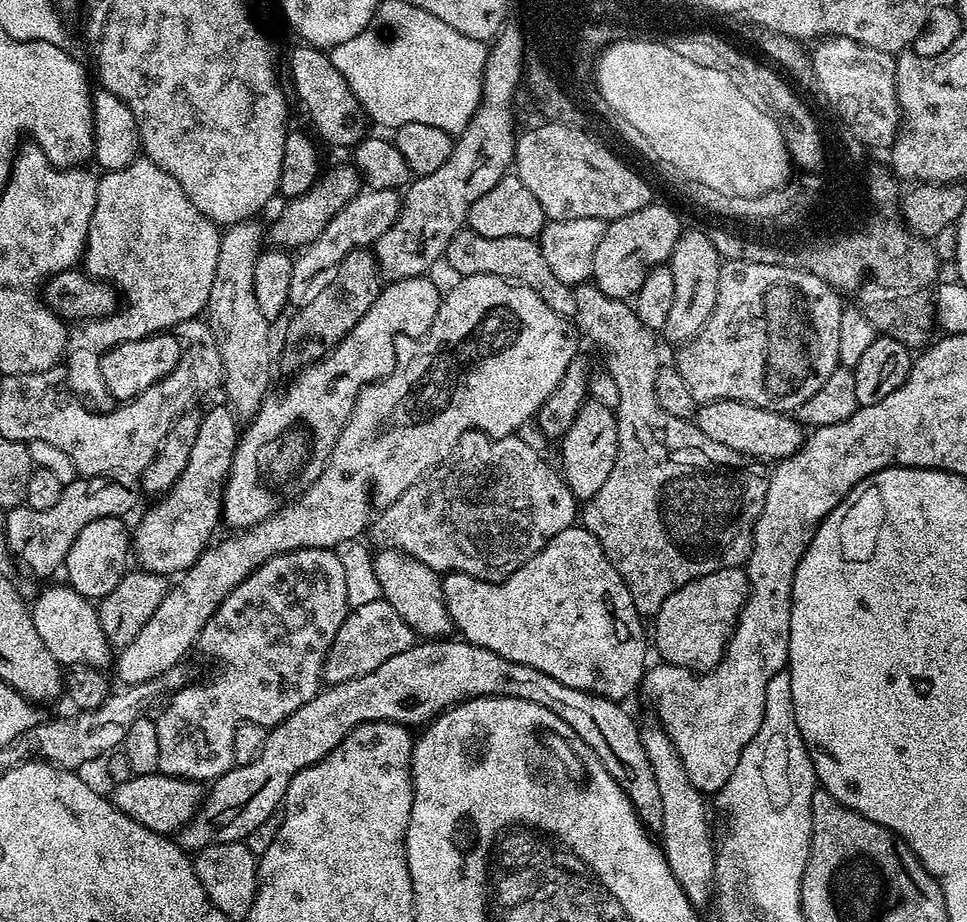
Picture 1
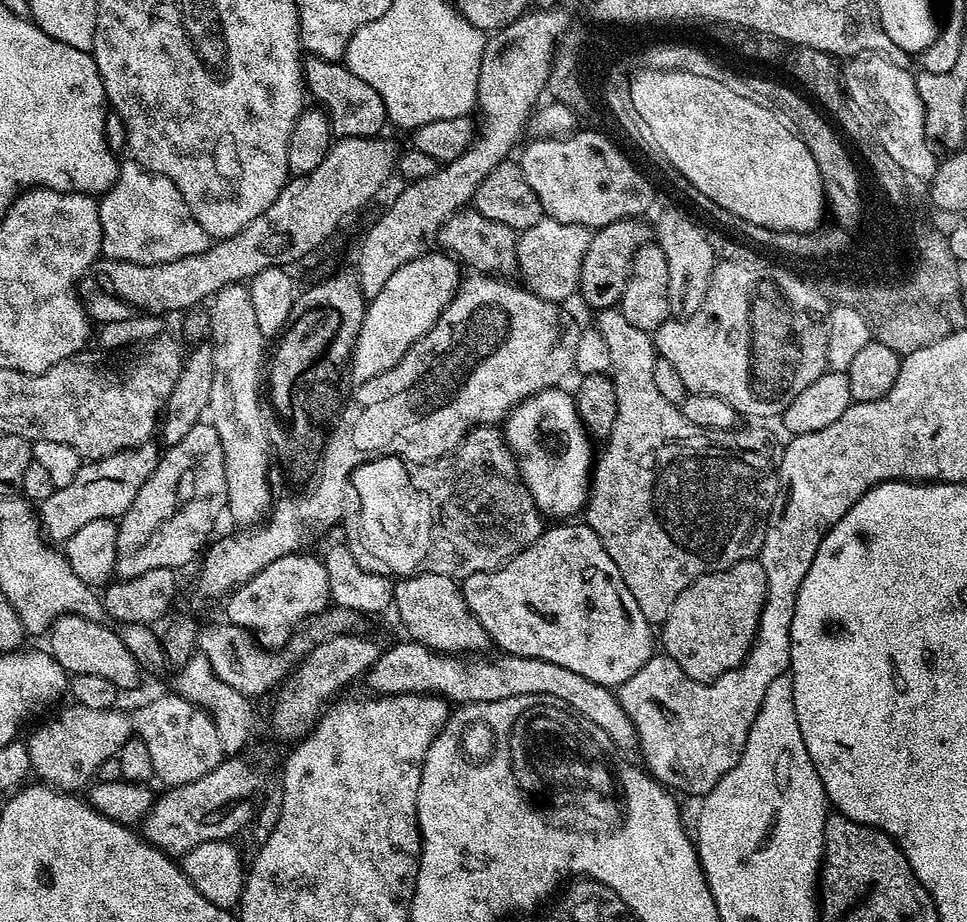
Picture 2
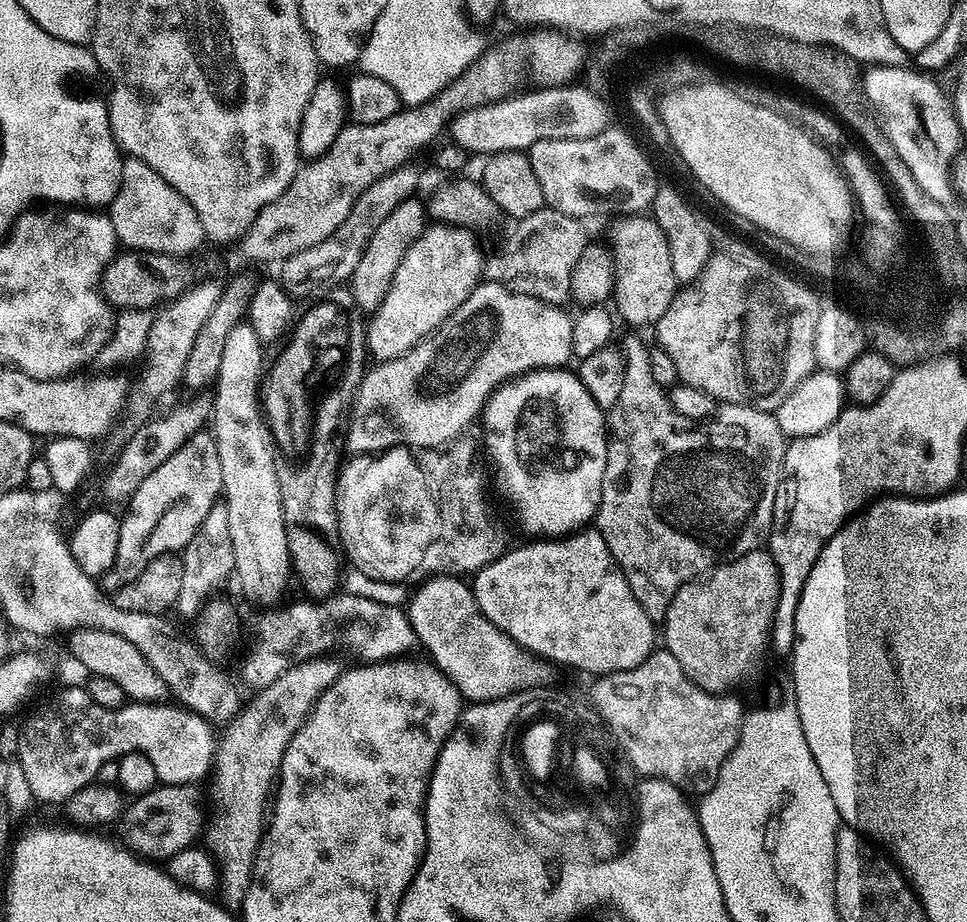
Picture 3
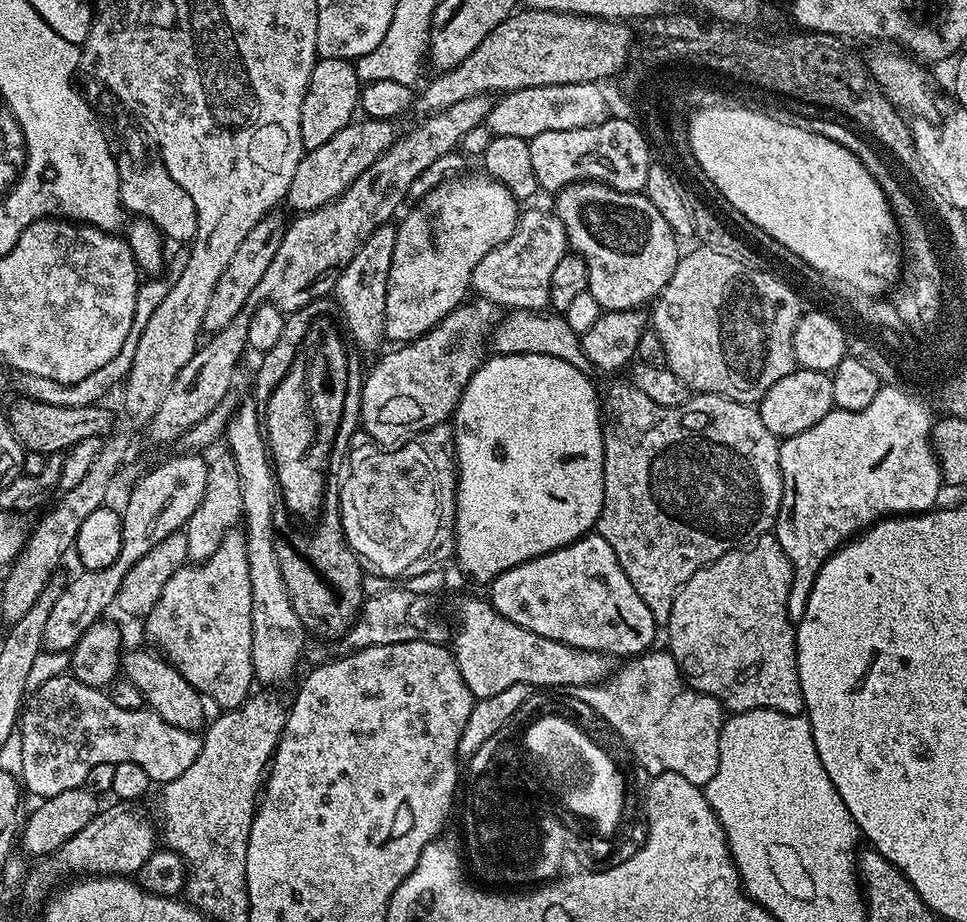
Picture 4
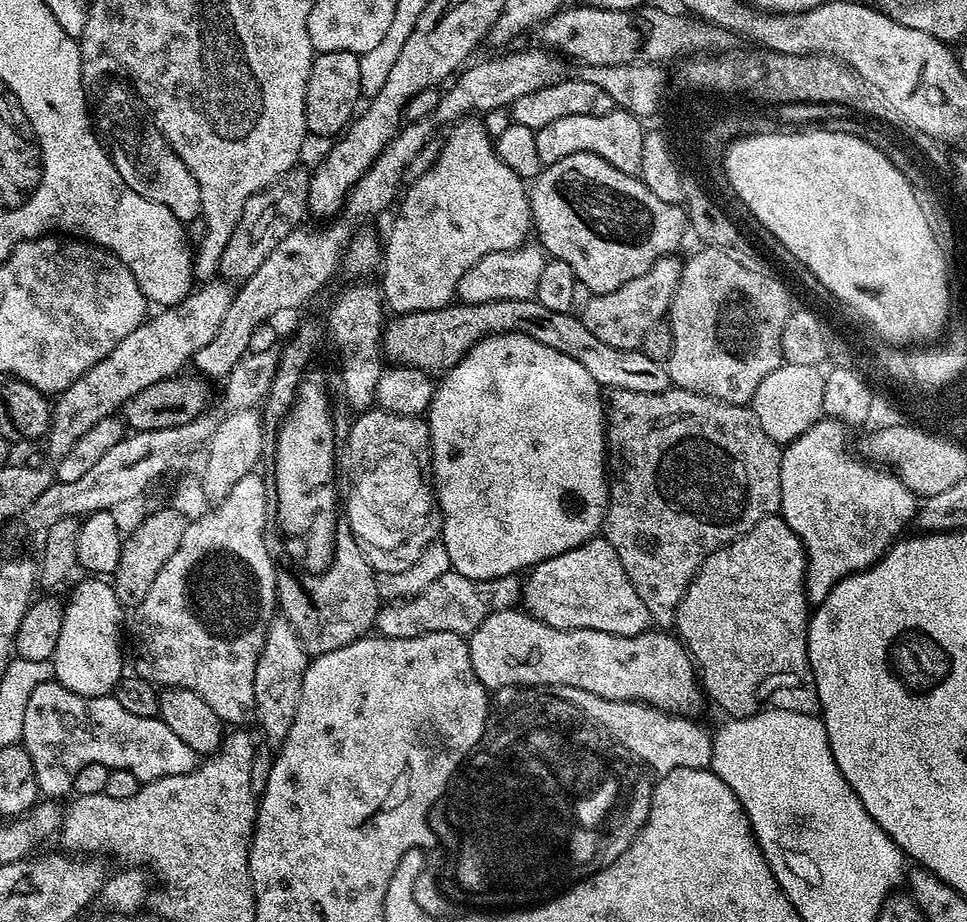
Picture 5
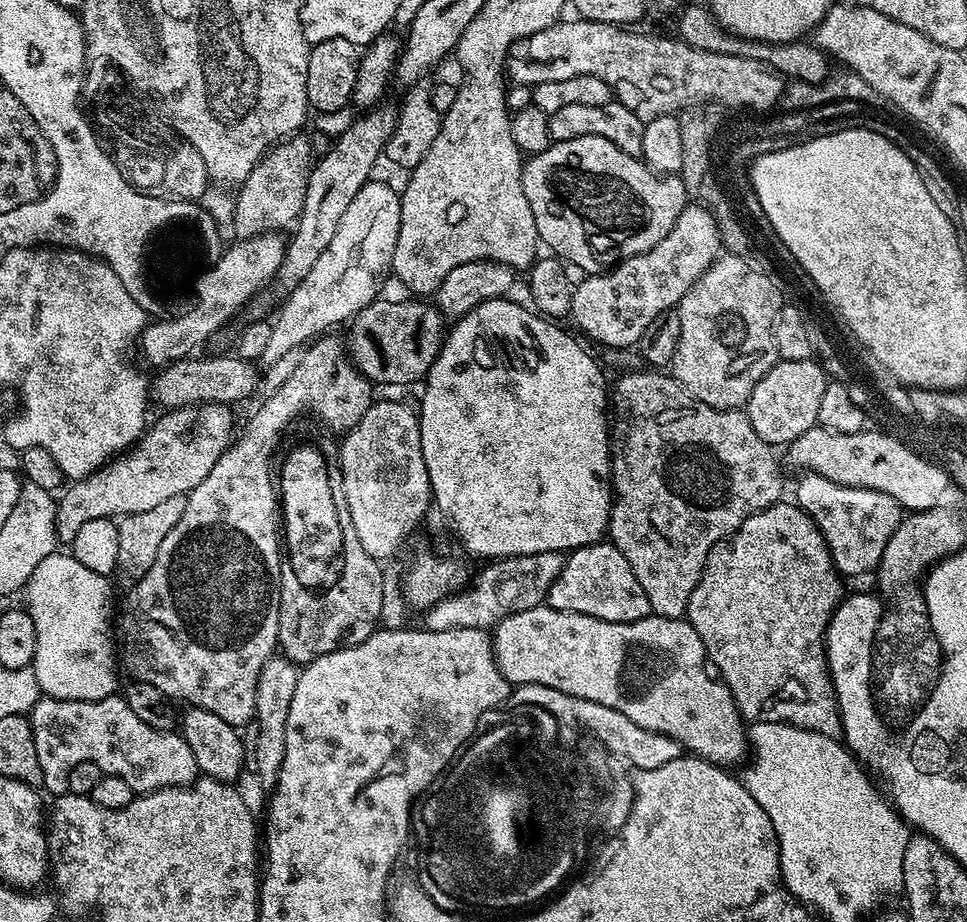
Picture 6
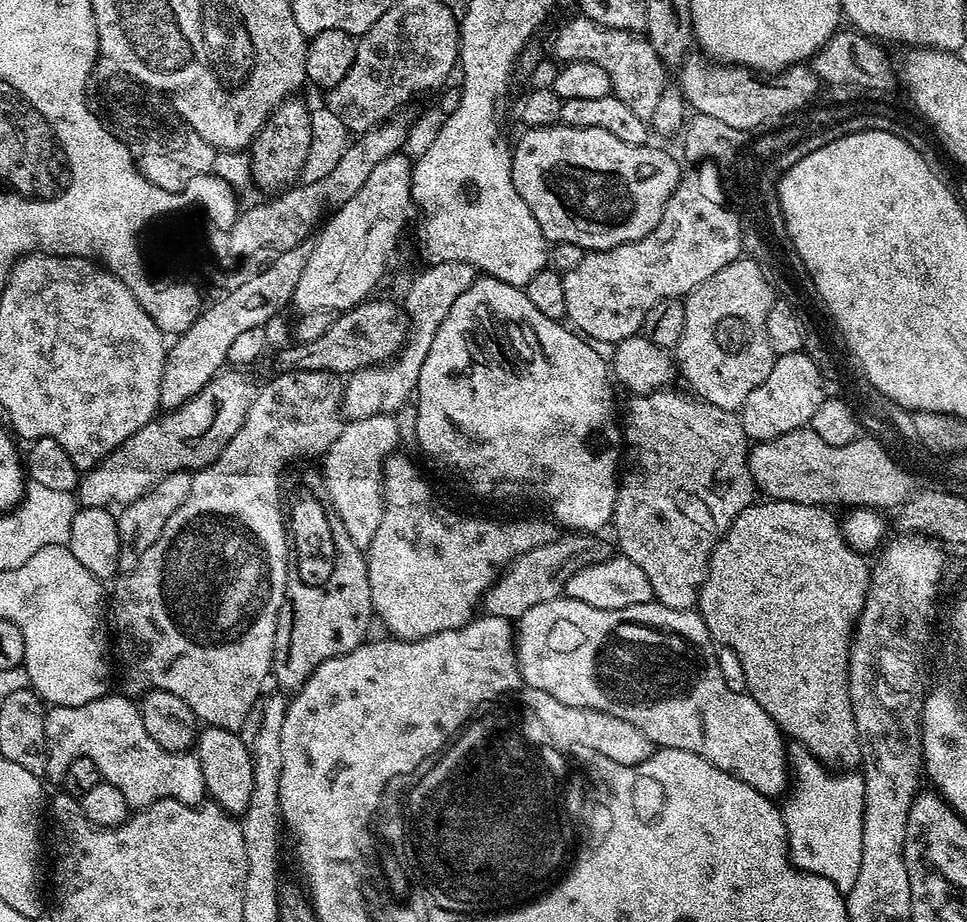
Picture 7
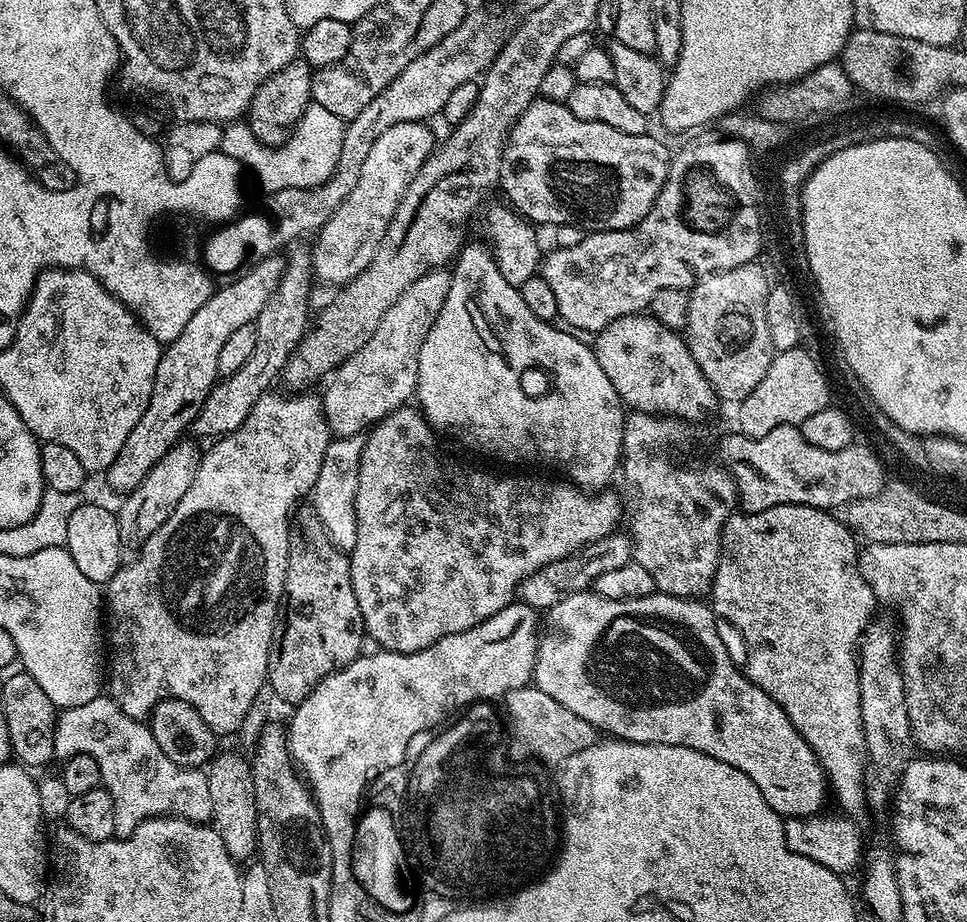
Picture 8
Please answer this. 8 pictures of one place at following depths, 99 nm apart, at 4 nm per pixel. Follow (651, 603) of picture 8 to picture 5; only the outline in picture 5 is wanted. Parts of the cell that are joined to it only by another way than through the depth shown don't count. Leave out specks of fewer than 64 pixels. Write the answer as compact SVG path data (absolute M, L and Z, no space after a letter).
M507 608L490 614L490 618L486 618L486 622L482 622L482 626L467 637L467 642L474 674L478 674L478 682L489 690L520 684L574 686L578 690L590 690L590 694L598 694L598 698L637 700L640 704L650 704L664 712L671 712L673 716L689 718L699 717L699 712L706 705L692 655L684 643L668 630L649 630L637 636L606 634L602 630L562 630L546 626L546 622L538 622L527 611Z

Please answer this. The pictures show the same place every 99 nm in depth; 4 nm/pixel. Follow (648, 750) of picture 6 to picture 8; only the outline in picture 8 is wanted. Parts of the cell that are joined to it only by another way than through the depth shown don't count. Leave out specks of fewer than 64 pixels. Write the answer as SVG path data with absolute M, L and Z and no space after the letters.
M529 686L510 690L502 699L508 703L514 713L517 730L526 738L530 750L544 755L547 759L559 759L560 756L566 756L568 752L577 748L585 748L597 743L598 730L595 726L586 722L586 718L578 718L578 714L566 710L566 706L554 702L554 698L550 698L550 694L546 694L540 688Z

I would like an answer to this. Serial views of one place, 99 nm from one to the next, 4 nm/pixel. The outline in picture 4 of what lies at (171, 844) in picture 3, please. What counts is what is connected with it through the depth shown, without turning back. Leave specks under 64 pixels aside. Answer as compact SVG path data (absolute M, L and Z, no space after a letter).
M112 802L109 808L101 807L96 816L90 818L90 822L86 822L86 826L82 826L82 830L78 830L78 834L74 834L74 838L70 838L70 842L63 844L51 856L41 859L37 863L40 865L37 868L35 865L29 871L22 887L23 895L28 895L30 903L40 906L45 903L49 893L65 878L83 876L128 878L139 873L141 866L152 857L153 852L157 851L158 832L153 821L151 824L136 808L139 807L128 802Z

